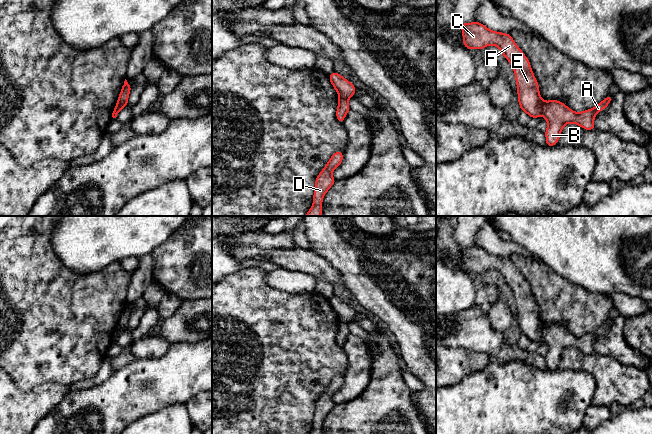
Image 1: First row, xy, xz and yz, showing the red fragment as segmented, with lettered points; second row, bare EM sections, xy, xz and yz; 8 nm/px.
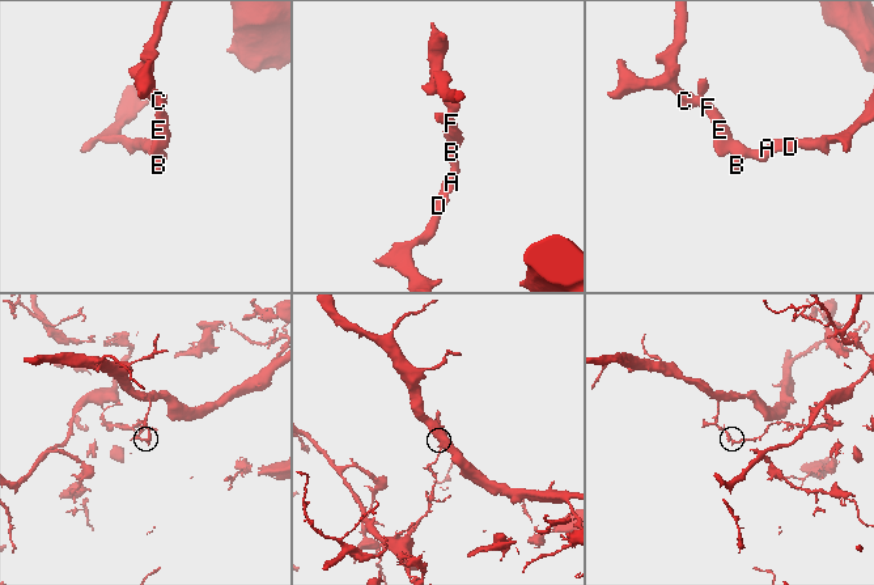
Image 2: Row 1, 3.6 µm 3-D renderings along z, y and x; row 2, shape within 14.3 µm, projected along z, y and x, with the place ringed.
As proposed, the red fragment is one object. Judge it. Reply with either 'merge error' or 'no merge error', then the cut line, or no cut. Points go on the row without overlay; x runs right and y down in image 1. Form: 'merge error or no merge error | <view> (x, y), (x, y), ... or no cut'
merge error | yz (543, 326), (541, 337)

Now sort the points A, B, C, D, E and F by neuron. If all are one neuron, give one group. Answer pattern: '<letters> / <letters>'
A B D / C E F

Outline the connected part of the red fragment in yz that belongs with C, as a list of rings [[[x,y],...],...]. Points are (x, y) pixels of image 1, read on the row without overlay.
[[[480,246],[462,247],[463,269],[471,273],[481,274],[494,269],[510,286],[517,308],[518,326],[521,335],[531,342],[542,338],[543,324],[539,316],[539,308],[532,296],[529,283],[519,273],[510,258],[491,255]]]

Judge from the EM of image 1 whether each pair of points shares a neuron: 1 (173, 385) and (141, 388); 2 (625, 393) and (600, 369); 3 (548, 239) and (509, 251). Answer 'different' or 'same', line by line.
1: same
2: same
3: different

